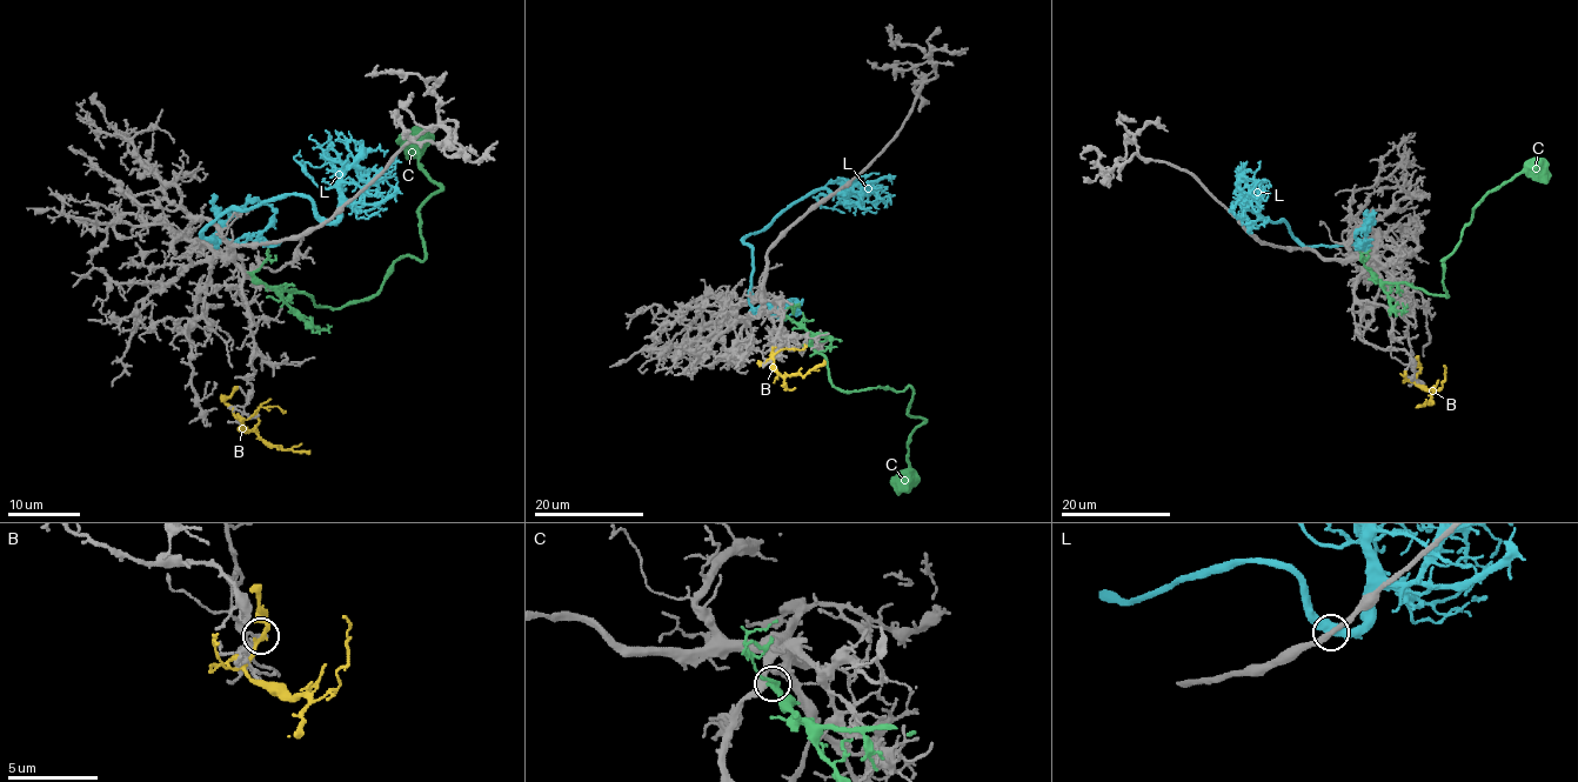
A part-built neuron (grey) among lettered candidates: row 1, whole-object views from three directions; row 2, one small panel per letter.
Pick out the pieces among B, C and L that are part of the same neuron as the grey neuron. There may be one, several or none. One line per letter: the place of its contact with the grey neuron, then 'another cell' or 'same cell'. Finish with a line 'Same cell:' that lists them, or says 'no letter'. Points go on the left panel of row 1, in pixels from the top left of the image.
B: meets grey at (231, 407); another cell
C: meets grey at (248, 272); same cell
L: meets grey at (325, 222); another cell
Same cell: C

